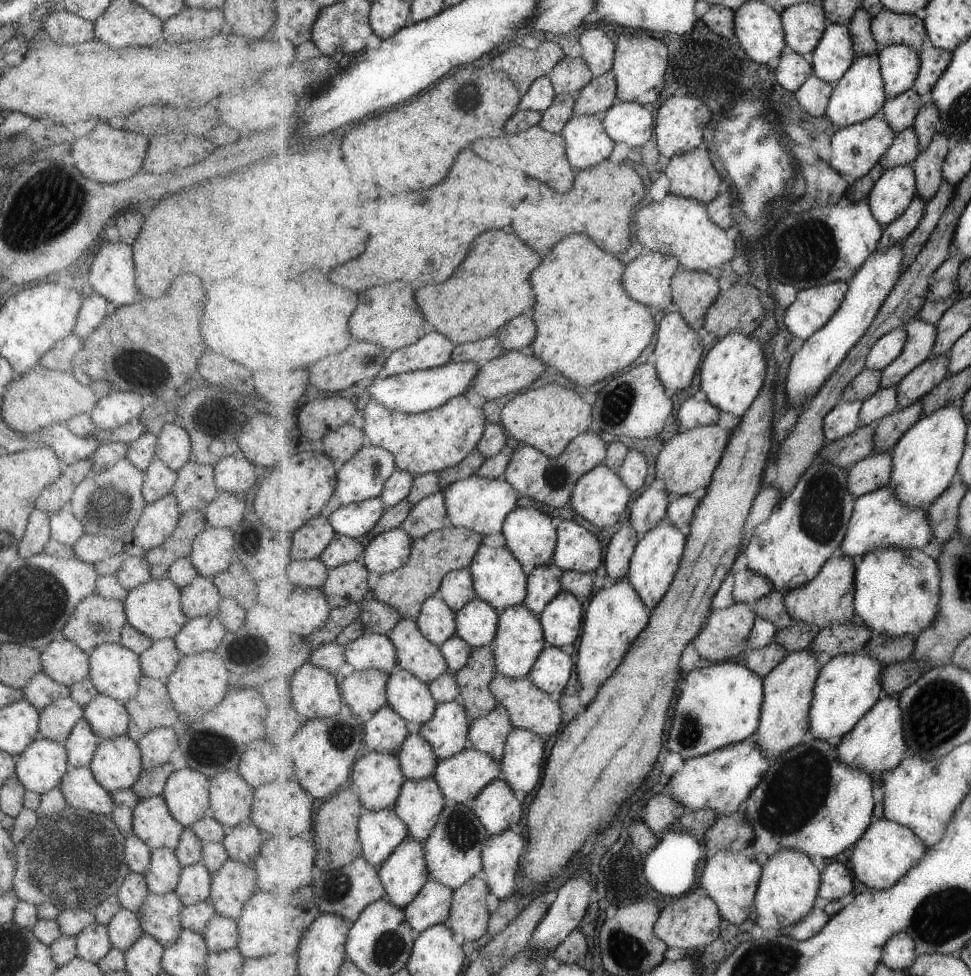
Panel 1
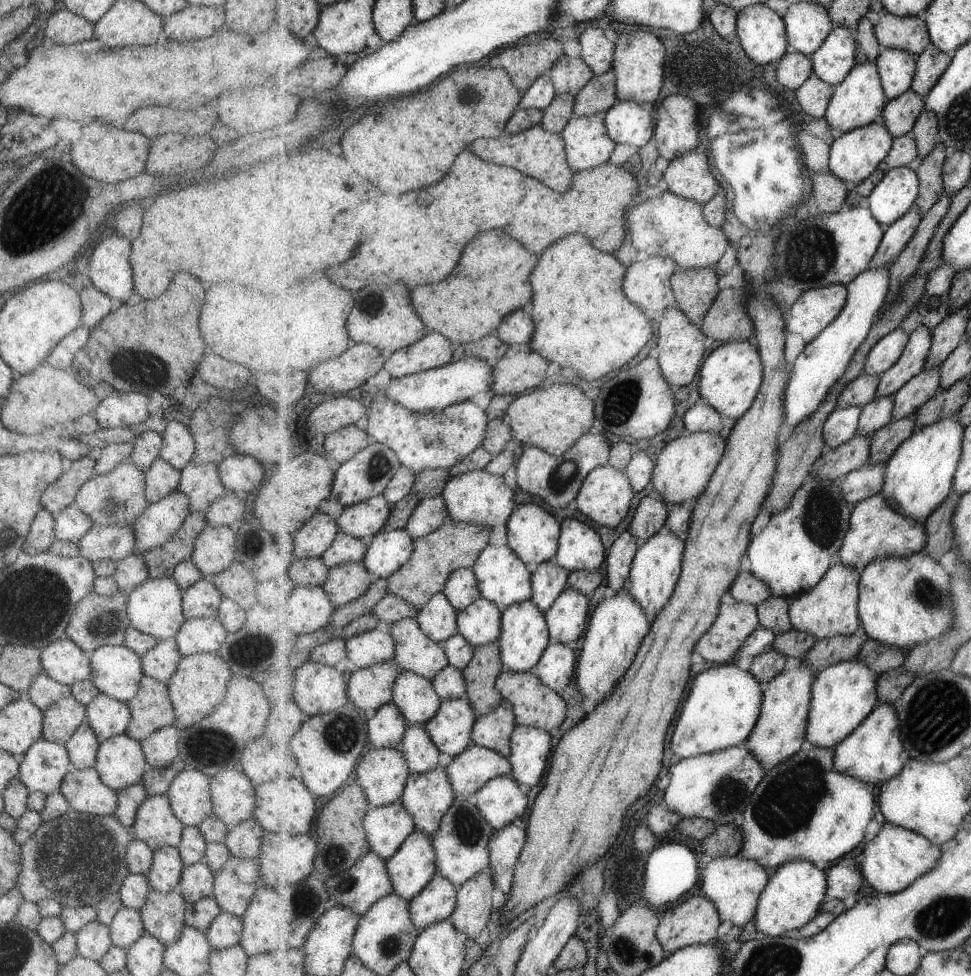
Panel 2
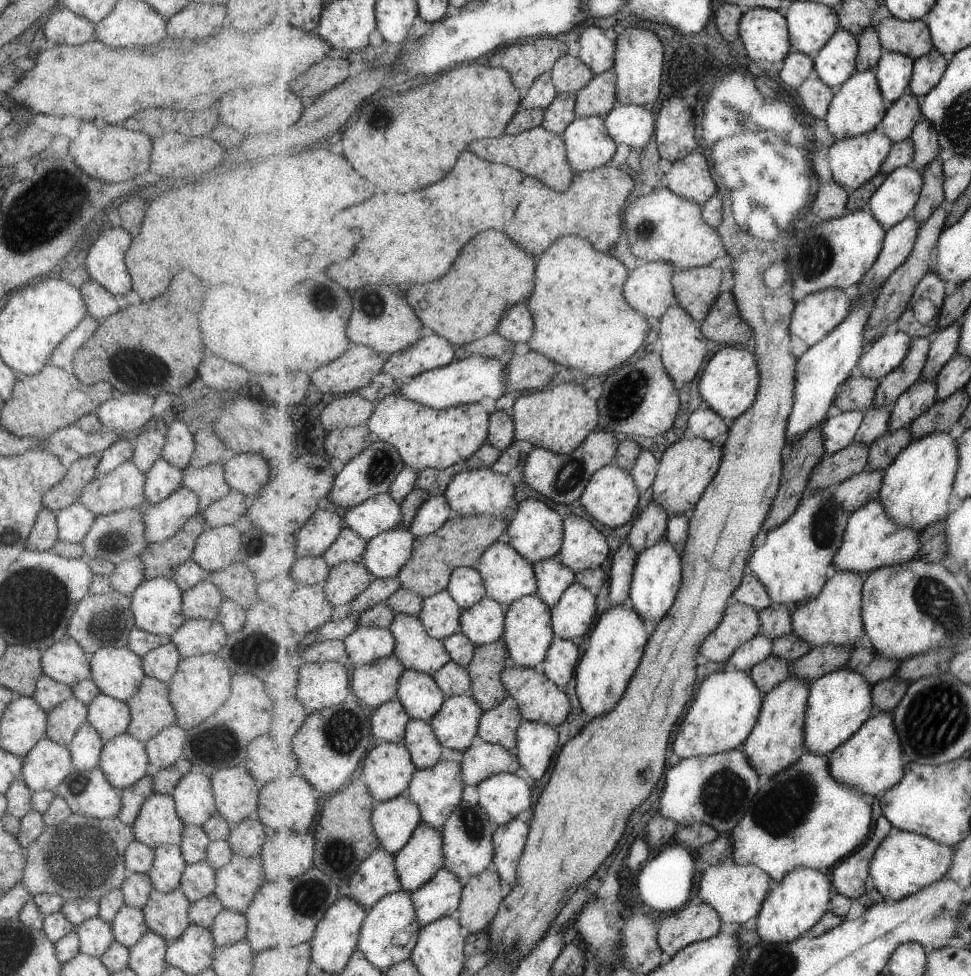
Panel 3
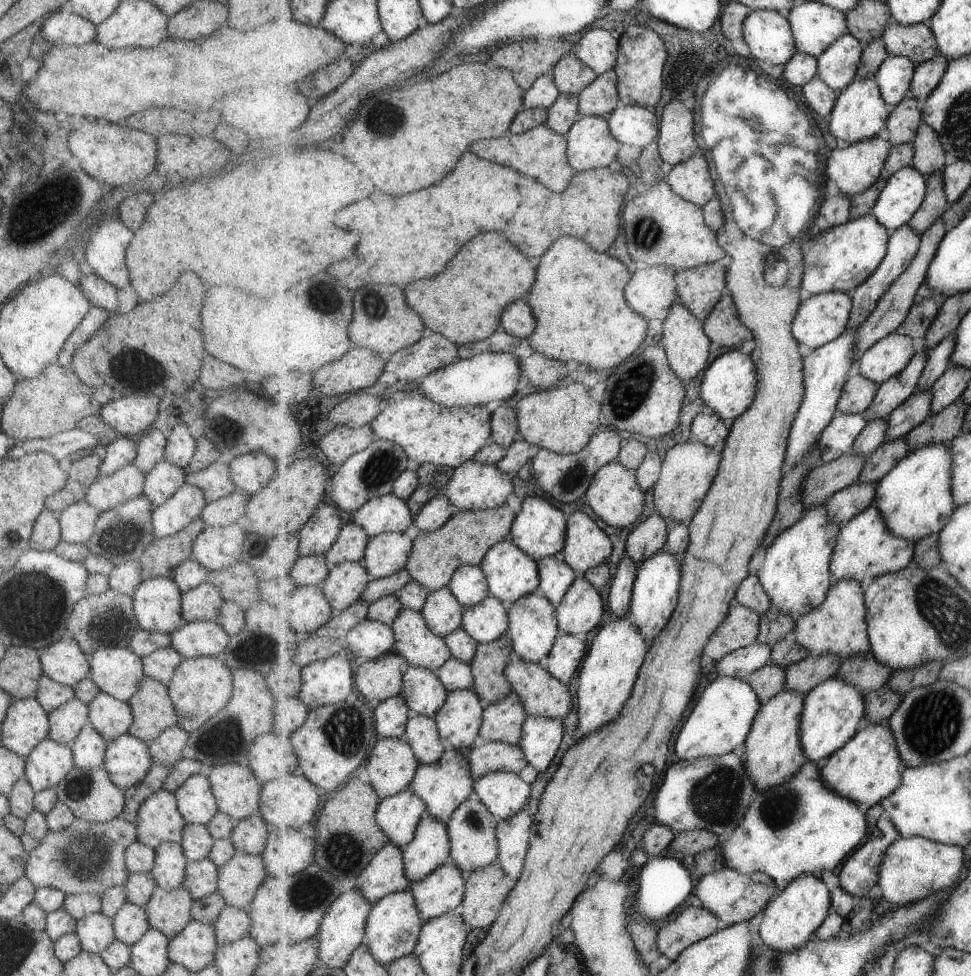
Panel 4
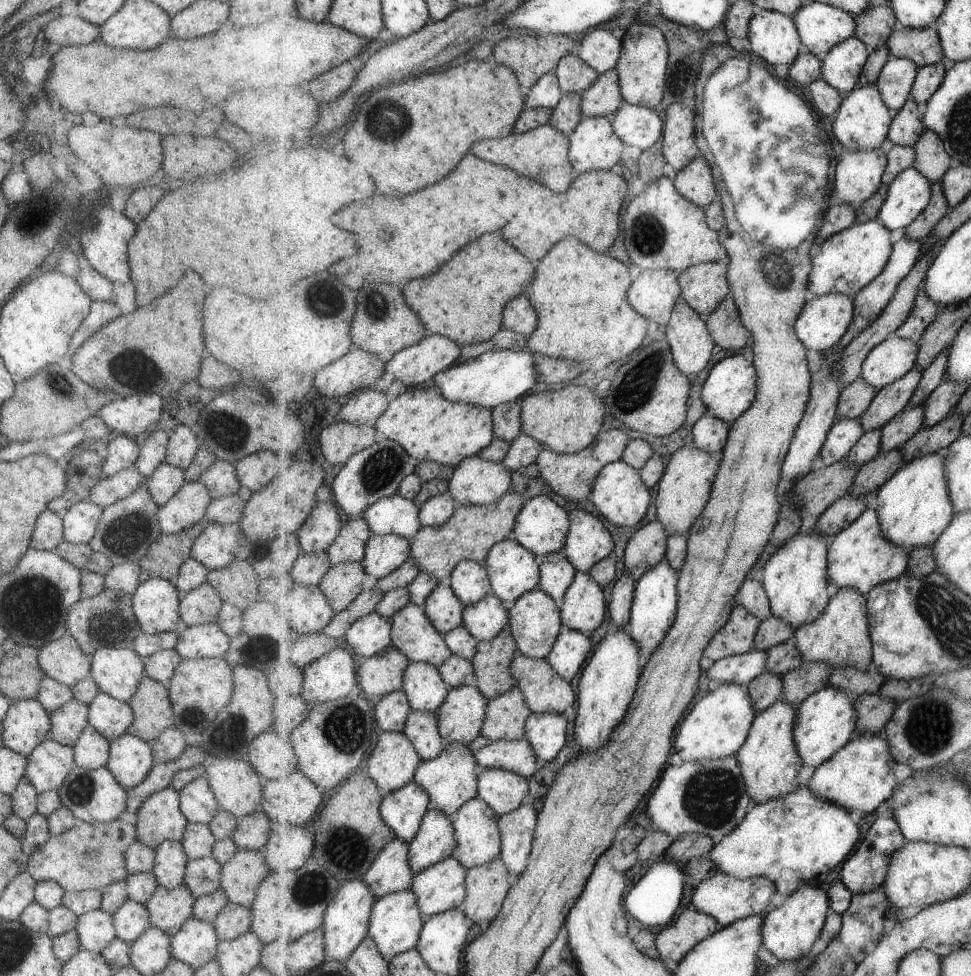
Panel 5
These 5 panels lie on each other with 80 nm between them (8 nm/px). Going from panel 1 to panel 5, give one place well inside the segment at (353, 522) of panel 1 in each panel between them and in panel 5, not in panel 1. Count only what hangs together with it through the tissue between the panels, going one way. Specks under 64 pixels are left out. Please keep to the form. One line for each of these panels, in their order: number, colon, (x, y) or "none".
2: (365, 520)
3: (381, 513)
4: (386, 514)
5: (397, 515)

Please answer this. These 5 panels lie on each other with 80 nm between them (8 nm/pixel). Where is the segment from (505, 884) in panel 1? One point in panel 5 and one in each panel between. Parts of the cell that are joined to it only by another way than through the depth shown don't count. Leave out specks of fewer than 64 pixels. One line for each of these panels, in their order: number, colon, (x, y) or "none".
2: (506, 844)
3: (510, 839)
4: (514, 833)
5: (517, 828)

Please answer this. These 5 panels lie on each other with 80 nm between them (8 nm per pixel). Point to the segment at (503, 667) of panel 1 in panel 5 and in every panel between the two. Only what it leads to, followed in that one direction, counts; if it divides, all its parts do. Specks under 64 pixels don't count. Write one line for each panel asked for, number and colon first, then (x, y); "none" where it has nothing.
2: (525, 636)
3: (529, 634)
4: (534, 627)
5: (536, 619)

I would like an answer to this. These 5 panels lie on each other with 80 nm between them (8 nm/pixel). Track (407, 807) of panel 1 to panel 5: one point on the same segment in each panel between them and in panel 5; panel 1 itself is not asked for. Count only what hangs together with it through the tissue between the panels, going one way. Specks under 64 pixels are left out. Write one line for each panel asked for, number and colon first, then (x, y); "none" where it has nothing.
2: (428, 796)
3: (438, 791)
4: (445, 785)
5: (451, 780)

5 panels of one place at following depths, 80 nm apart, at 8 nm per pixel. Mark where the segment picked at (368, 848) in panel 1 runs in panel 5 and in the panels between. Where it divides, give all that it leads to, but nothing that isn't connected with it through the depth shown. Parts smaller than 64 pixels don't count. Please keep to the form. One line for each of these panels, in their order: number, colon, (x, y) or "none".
2: (389, 826)
3: (395, 821)
4: (399, 815)
5: (403, 810)

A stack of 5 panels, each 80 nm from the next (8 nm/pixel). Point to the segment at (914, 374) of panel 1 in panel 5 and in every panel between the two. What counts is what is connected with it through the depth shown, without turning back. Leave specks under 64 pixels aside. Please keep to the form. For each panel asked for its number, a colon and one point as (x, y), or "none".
2: (913, 395)
3: (922, 395)
4: (912, 413)
5: (895, 434)

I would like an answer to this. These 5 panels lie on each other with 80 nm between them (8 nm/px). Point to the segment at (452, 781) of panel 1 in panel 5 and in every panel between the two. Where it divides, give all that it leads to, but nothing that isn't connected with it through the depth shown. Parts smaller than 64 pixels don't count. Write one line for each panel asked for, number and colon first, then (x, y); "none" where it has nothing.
2: (469, 771)
3: (478, 763)
4: (494, 756)
5: (518, 756)

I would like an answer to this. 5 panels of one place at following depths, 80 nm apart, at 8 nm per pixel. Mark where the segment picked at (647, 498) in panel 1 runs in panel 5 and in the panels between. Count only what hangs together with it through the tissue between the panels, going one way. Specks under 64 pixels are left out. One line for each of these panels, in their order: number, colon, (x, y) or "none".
2: (650, 518)
3: (651, 527)
4: (650, 536)
5: (647, 547)

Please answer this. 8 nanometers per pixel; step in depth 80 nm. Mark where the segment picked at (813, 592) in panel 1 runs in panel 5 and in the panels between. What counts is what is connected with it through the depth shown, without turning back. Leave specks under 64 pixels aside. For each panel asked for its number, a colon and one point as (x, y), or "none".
2: (831, 609)
3: (834, 617)
4: (839, 626)
5: (840, 636)

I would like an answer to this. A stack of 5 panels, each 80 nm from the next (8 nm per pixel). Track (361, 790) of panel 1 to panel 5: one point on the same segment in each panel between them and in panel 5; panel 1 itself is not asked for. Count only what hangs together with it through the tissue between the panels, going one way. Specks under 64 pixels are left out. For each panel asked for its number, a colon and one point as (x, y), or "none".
2: (383, 772)
3: (389, 768)
4: (391, 767)
5: (393, 764)

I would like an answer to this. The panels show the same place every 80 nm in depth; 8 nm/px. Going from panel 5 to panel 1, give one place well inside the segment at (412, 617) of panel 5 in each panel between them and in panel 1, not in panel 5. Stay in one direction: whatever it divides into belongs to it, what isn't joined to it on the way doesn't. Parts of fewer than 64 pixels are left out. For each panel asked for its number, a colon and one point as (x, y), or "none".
1: (425, 659)
2: (415, 651)
3: (417, 649)
4: (415, 640)

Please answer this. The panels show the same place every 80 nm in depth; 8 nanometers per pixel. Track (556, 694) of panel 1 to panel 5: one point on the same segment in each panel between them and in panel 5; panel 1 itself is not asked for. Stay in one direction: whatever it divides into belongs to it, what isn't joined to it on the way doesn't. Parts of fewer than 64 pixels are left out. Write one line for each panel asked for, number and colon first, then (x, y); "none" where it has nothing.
2: (556, 669)
3: (562, 660)
4: (569, 651)
5: (572, 650)

